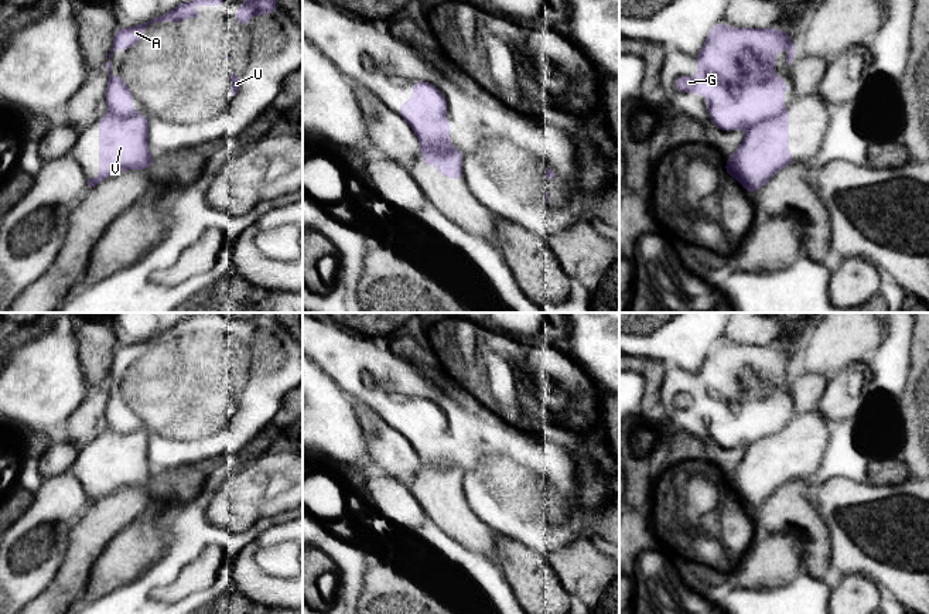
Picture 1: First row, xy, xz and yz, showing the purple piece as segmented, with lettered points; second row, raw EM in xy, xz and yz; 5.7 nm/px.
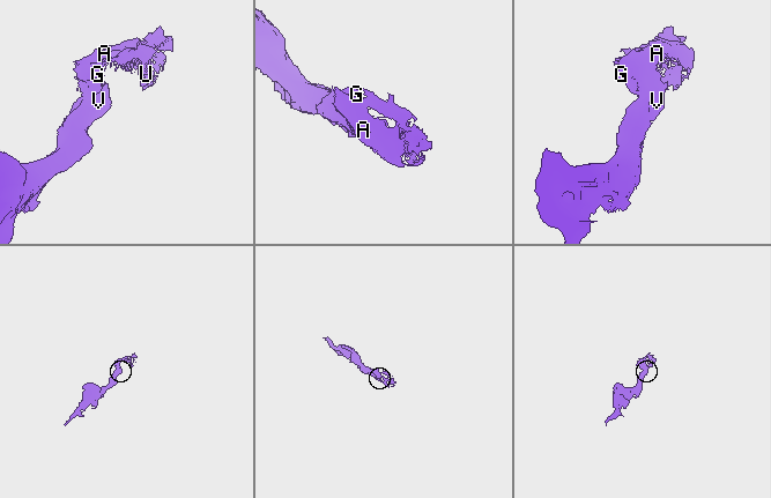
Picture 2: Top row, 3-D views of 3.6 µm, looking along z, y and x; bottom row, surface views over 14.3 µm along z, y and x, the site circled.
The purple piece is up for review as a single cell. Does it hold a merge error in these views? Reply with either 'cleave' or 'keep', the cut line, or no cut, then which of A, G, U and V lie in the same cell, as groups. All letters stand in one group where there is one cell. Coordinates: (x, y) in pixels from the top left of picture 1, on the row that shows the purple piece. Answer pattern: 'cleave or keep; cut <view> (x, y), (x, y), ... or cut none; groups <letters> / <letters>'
cleave; cut yz (785, 108), (748, 129); groups A G U / V

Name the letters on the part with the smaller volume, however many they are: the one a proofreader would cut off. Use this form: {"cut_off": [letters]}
{"cut_off": ["A", "G", "U"]}

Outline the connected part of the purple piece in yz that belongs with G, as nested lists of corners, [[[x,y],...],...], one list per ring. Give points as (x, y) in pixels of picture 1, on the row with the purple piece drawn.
[[[715,23],[701,48],[693,58],[699,61],[699,72],[693,76],[676,76],[674,91],[703,93],[711,123],[724,132],[754,124],[783,112],[783,96],[788,79],[775,75],[776,50],[788,48],[786,65],[795,57],[790,35],[779,28],[738,28]]]

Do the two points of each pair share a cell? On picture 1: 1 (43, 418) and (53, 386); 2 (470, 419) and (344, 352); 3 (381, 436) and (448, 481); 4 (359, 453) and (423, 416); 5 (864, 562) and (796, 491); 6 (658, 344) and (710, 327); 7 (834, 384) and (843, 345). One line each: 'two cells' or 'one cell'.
1: one cell
2: one cell
3: two cells
4: two cells
5: two cells
6: one cell
7: two cells

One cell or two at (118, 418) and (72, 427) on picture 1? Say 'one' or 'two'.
two

